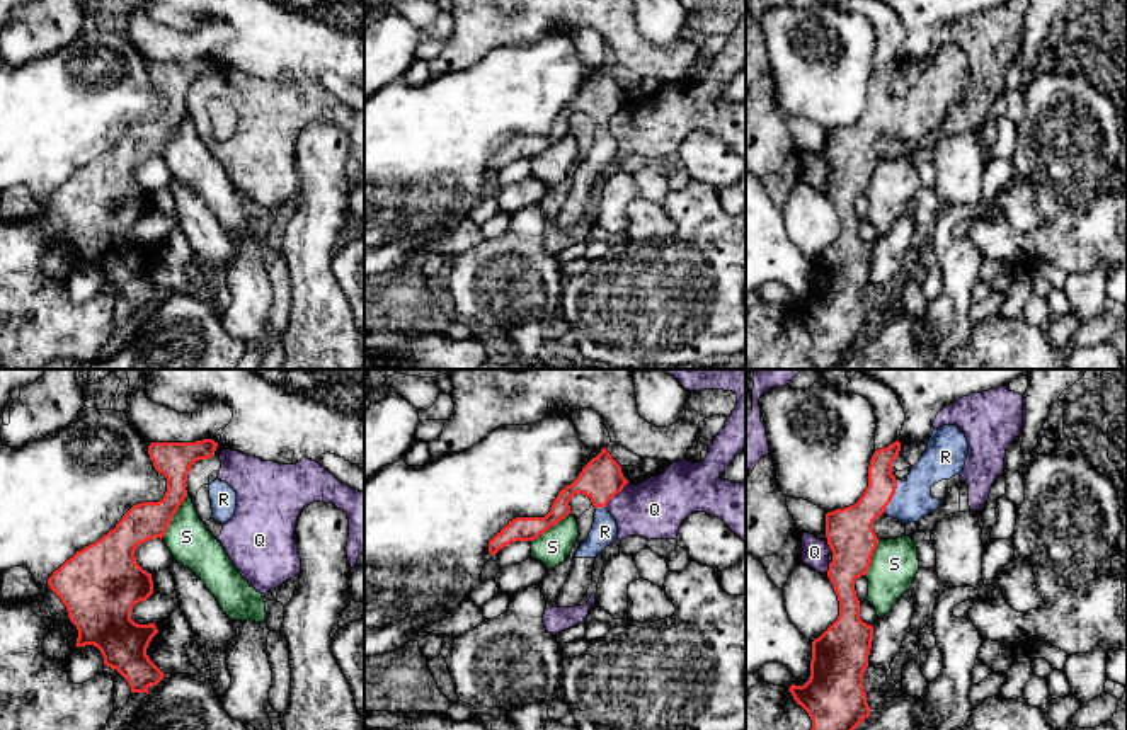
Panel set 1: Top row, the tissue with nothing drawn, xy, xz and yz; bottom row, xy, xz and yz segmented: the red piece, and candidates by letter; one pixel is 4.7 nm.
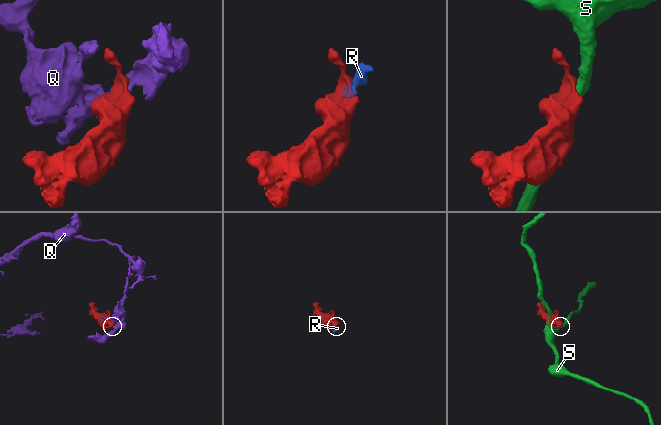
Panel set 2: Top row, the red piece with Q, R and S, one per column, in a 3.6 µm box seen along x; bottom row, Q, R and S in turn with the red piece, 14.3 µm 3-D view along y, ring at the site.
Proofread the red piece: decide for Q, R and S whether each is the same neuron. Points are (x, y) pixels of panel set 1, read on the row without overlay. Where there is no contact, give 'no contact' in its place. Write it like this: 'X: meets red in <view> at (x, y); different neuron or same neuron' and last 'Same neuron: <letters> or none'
Q: meets red in xz at (617, 111); different neuron
R: meets red in yz at (892, 114); same neuron
S: meets red in xy at (172, 135); different neuron
Same neuron: R

